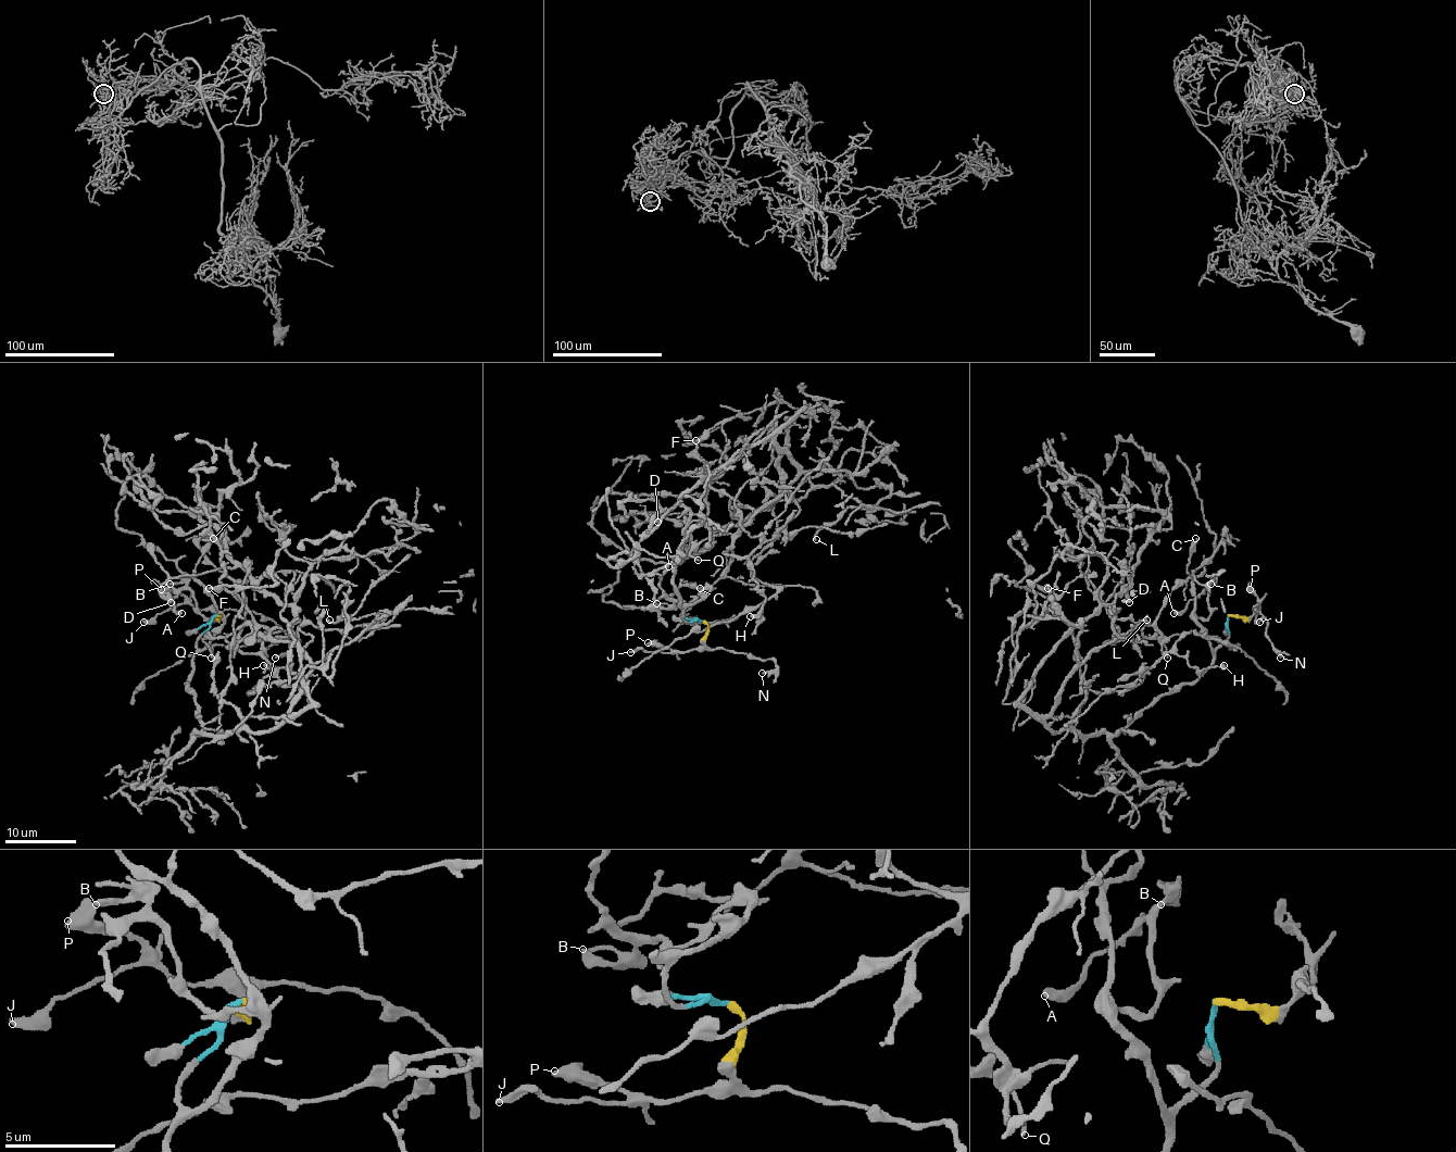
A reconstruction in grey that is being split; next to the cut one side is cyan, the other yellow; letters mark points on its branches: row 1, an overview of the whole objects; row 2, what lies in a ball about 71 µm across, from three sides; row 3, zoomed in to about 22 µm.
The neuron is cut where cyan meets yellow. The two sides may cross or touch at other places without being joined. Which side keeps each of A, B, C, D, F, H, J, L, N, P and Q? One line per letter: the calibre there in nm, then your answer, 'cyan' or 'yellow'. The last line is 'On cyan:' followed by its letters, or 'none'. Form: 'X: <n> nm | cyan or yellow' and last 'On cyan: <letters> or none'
A: 400 nm | cyan
B: 320 nm | cyan
C: 200 nm | cyan
D: 400 nm | cyan
F: 320 nm | cyan
H: 500 nm | cyan
J: 340 nm | yellow
L: 190 nm | cyan
N: 160 nm | yellow
P: 400 nm | yellow
Q: 200 nm | cyan
On cyan: A, B, C, D, F, H, L, Q

